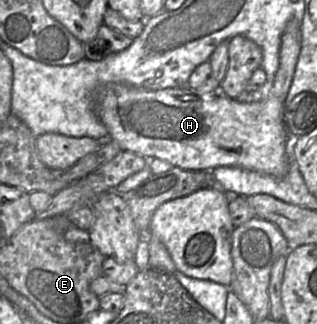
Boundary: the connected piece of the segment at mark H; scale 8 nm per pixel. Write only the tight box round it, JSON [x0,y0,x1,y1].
[94,20,301,177]

